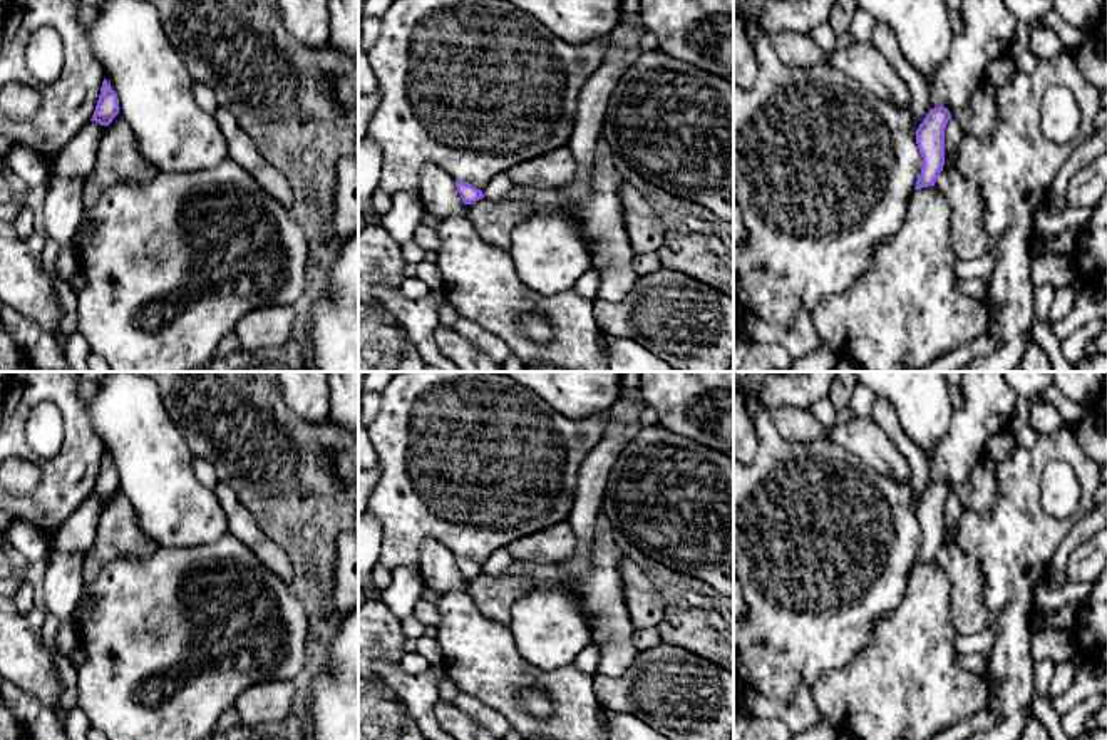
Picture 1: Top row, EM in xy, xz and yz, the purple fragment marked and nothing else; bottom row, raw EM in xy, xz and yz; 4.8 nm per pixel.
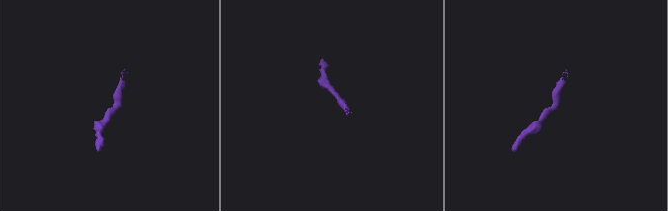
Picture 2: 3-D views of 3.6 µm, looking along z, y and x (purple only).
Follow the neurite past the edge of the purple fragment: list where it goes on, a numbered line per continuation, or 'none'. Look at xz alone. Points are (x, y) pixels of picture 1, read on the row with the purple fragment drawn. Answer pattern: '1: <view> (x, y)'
none

